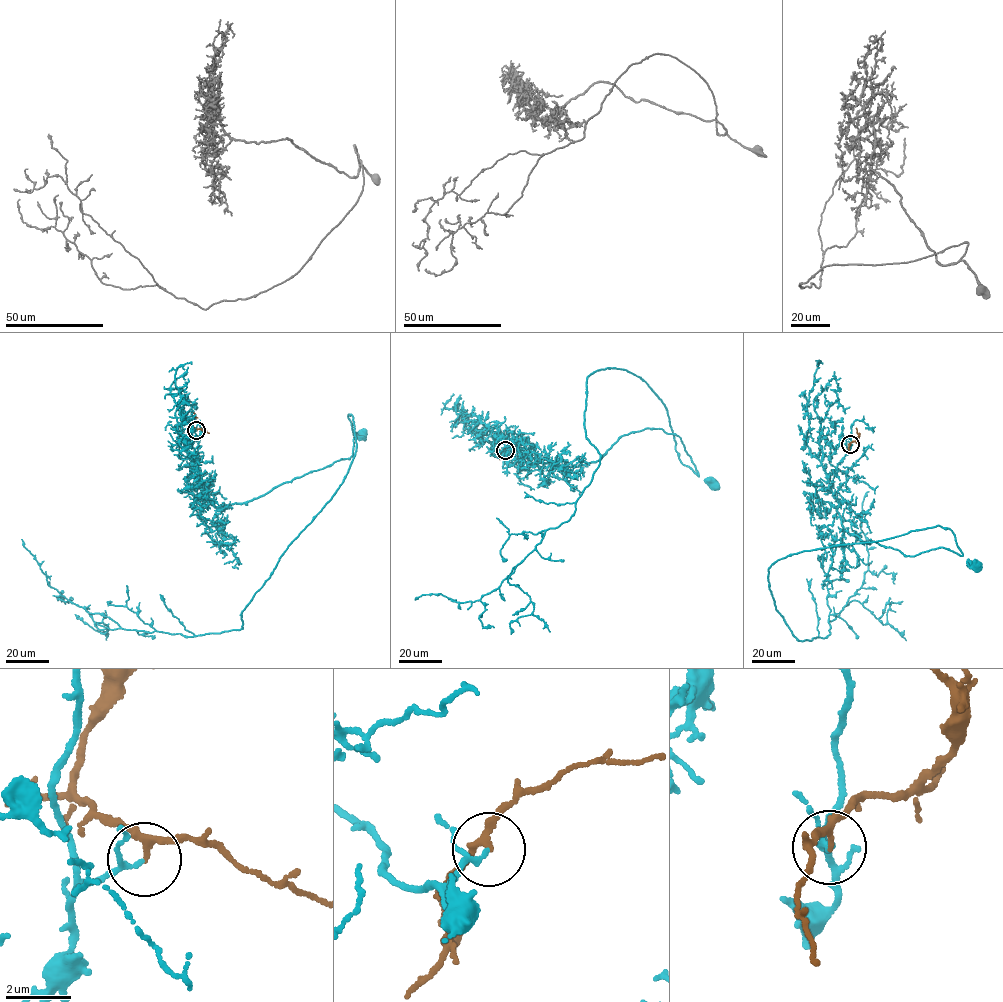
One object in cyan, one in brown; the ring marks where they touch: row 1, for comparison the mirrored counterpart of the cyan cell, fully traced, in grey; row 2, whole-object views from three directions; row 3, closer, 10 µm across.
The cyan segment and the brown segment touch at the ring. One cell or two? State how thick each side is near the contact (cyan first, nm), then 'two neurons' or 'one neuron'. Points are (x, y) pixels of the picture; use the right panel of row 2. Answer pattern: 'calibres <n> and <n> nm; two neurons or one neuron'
calibres 100 and 150 nm; one neuron

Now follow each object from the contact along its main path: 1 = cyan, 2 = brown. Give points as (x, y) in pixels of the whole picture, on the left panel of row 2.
1: (196, 430), (187, 451), (198, 468), (206, 499), (217, 508), (250, 501), (349, 458), (353, 434), (362, 434)
2: (196, 430), (192, 426), (194, 412)

